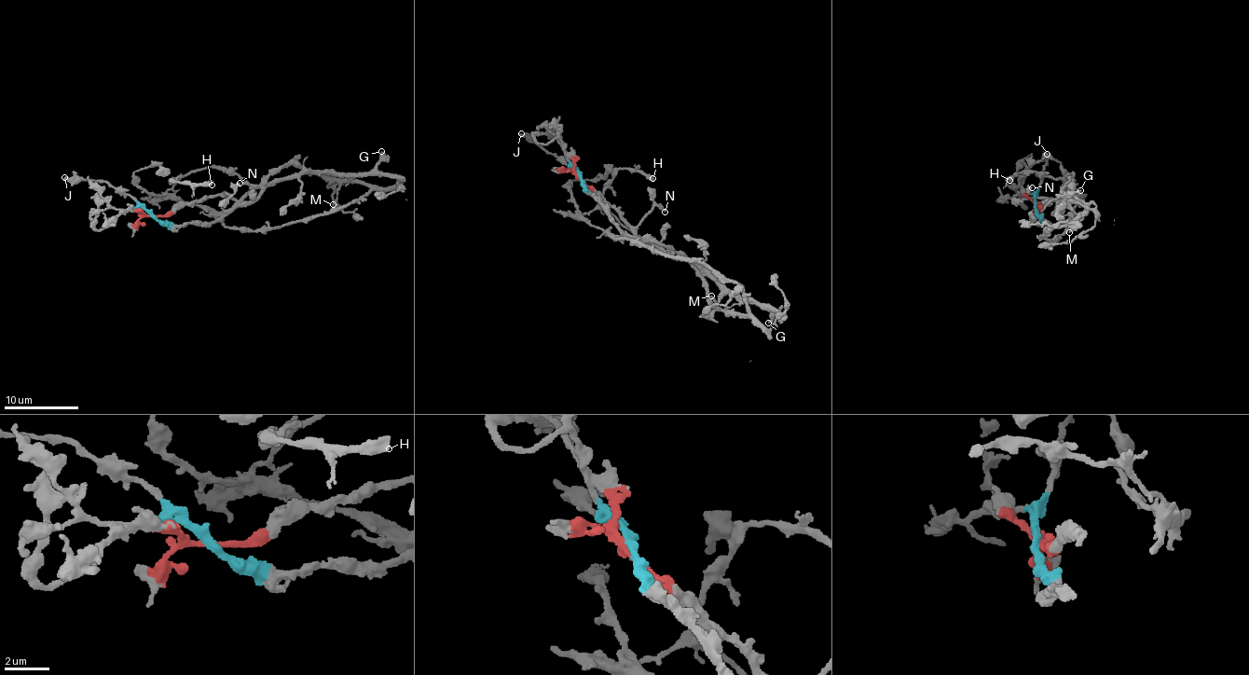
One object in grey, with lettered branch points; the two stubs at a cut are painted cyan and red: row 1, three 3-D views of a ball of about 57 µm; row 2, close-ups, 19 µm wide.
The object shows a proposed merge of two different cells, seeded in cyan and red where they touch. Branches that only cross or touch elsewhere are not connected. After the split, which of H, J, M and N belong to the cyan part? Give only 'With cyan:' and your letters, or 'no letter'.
With cyan: H, J

